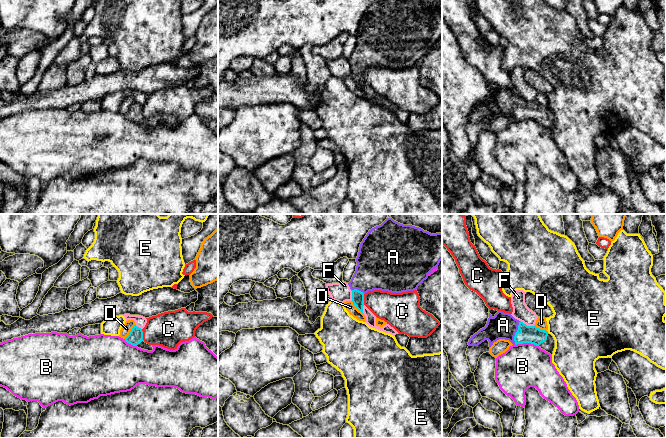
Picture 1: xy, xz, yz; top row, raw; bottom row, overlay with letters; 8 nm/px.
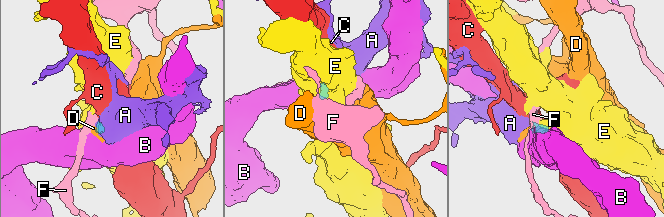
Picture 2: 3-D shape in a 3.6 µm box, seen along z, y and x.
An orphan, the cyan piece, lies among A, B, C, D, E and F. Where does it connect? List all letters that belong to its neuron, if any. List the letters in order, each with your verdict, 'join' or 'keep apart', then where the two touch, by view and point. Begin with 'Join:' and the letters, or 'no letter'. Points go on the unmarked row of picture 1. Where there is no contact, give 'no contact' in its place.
Join: A
A: join; meets cyan in yz at (516, 108)
B: keep apart; meets cyan in yz at (527, 118)
C: keep apart; meets cyan in xy at (142, 111)
D: keep apart; meets cyan in xy at (130, 107)
E: keep apart; meets cyan in yz at (547, 108)
F: keep apart; meets cyan in yz at (526, 101)

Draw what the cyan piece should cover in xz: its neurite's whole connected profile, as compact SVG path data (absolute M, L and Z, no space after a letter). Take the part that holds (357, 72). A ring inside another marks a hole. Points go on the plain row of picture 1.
M381 0L369 6L360 20L356 47L348 59L352 78L363 89L364 70L381 66L391 69L414 67L442 36L442 9L431 10L419 3Z

